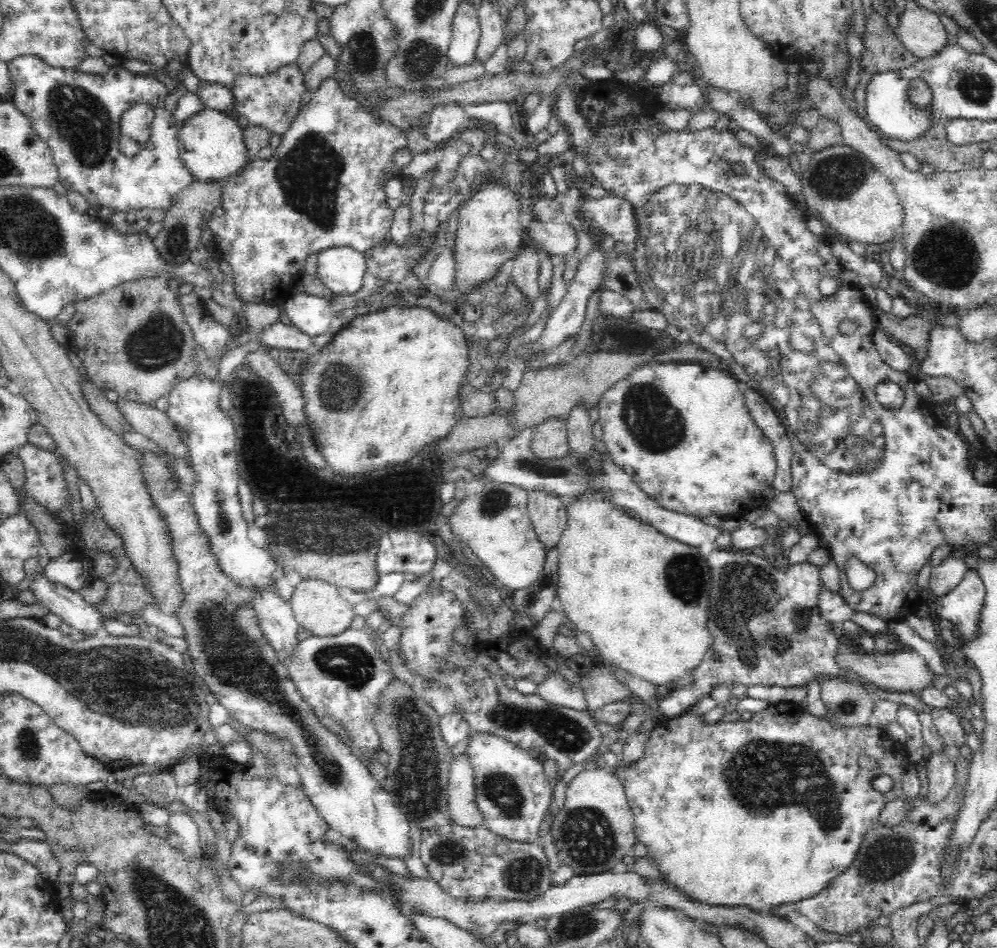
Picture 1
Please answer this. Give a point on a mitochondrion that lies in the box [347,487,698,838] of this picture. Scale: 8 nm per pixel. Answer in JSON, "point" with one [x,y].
{"point":[417,781]}

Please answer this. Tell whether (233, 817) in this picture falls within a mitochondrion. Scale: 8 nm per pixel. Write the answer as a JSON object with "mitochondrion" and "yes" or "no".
{"mitochondrion":"no"}

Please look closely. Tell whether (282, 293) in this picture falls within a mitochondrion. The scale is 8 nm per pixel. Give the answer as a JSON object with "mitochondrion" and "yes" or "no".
{"mitochondrion":"no"}

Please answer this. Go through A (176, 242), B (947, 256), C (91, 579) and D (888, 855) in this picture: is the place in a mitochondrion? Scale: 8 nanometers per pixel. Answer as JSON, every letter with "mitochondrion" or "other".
{"A":"mitochondrion","B":"mitochondrion","C":"other","D":"mitochondrion"}

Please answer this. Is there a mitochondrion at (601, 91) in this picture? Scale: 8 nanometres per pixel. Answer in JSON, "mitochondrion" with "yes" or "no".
{"mitochondrion":"no"}

